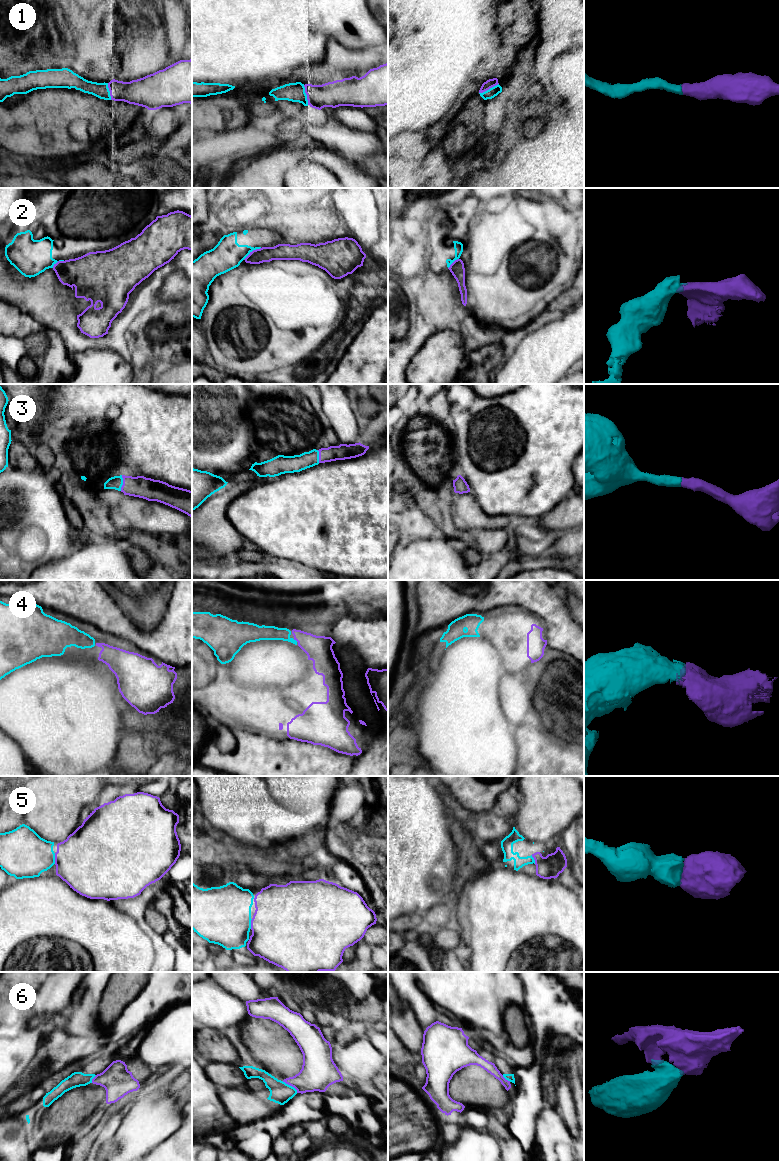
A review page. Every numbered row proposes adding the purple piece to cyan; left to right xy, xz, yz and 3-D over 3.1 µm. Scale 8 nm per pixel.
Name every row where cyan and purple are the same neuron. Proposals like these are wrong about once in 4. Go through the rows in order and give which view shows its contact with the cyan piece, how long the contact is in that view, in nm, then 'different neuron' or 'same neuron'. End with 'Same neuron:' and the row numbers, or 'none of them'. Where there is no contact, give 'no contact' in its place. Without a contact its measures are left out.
1: meets cyan in xz; contact 170 nm long; same neuron
2: meets cyan in xz; contact 170 nm long; different neuron
3: meets cyan in xy; contact 130 nm long; same neuron
4: meets cyan in xz; contact 40 nm long; same neuron
5: meets cyan in xy; contact 90 nm long; same neuron
6: meets cyan in xz; contact 160 nm long; different neuron
Same neuron: 1, 3, 4, 5

